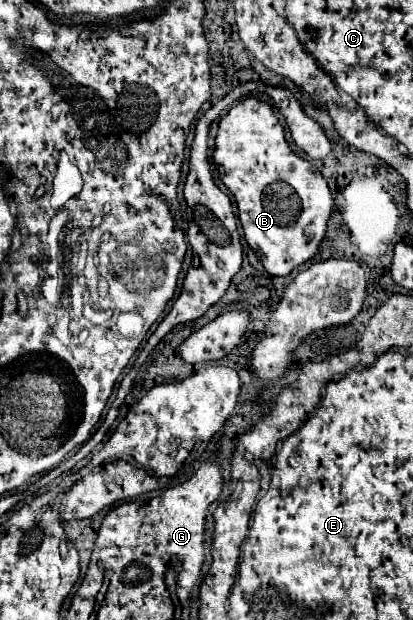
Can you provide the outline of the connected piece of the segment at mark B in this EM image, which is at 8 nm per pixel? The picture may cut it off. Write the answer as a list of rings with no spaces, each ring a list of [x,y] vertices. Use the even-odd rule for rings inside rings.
[[[247,97],[221,115],[219,131],[215,137],[213,161],[217,163],[221,181],[237,201],[245,239],[249,247],[255,251],[255,255],[261,259],[267,273],[285,277],[293,269],[301,267],[317,255],[319,245],[325,237],[327,221],[335,209],[333,195],[319,169],[311,161],[305,161],[291,151],[285,139],[285,129],[275,117],[273,105],[269,101]]]

